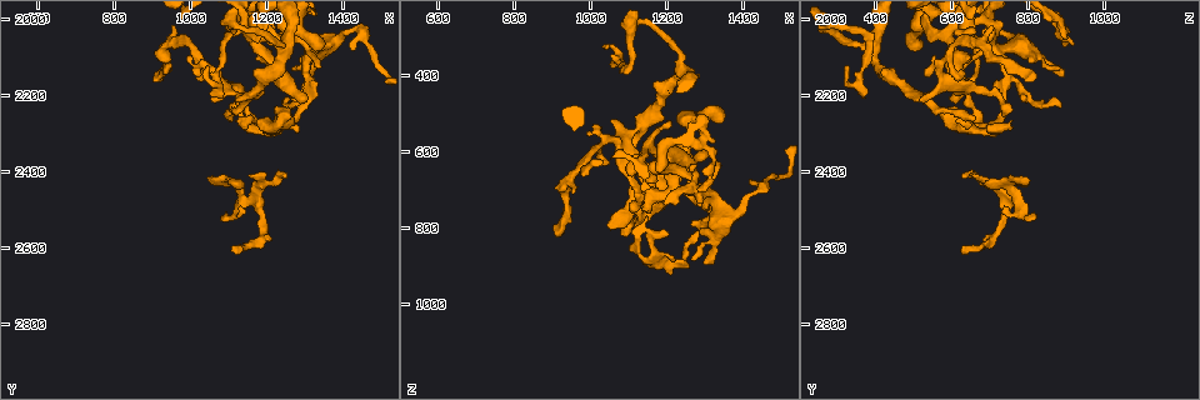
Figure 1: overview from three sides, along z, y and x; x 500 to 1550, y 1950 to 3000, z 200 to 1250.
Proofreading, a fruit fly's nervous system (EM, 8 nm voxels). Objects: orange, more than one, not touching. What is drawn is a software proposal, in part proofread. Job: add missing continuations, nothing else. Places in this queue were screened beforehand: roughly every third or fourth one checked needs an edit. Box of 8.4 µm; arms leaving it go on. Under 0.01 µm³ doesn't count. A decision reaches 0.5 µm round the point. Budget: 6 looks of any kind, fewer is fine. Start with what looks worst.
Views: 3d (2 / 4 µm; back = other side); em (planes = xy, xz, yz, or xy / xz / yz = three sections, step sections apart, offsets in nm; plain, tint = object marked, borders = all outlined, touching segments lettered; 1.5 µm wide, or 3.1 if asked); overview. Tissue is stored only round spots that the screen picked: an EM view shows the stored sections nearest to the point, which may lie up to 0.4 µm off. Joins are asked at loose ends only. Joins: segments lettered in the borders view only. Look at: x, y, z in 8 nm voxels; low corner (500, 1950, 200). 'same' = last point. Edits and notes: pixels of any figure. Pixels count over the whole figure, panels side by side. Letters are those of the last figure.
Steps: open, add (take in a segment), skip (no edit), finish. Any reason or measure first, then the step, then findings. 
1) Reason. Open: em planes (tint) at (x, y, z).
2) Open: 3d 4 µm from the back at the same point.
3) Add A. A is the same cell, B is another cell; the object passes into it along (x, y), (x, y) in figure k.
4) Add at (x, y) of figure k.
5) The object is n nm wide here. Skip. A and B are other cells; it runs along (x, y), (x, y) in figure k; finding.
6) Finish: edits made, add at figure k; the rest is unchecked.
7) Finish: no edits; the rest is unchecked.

An open end. Open: 3d 4 µm at (1345, 2125, 630).

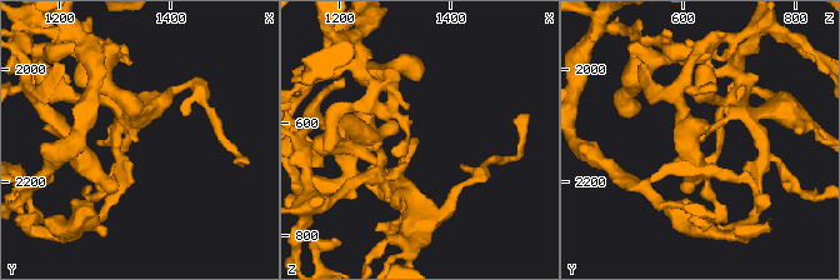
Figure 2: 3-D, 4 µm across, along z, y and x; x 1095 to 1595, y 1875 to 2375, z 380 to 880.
Need the tissue. Open: em yz step 8 (borders) at (1345, 2130, 630).

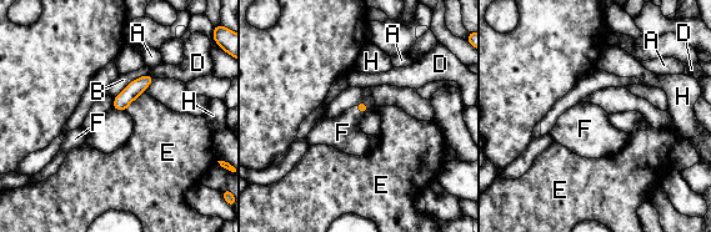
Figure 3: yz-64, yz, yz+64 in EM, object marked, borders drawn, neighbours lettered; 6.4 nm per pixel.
Another direction. Open: em planes (borders) at the same point.

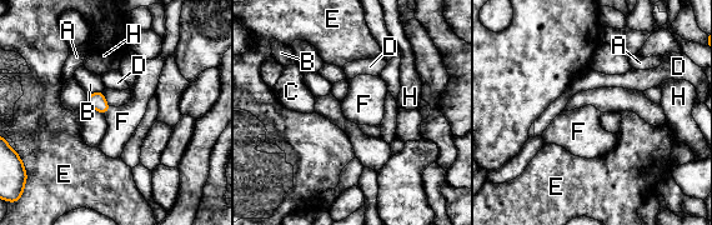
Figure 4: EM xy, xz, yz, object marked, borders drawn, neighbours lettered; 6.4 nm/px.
Add F. F is the same cell, A, B, C, D, E and H are other cells; the object passes into it along (96, 100), (108, 110), (123, 121) in figure 4; the neuron continues.

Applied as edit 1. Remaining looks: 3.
Redraw. Open: overview.

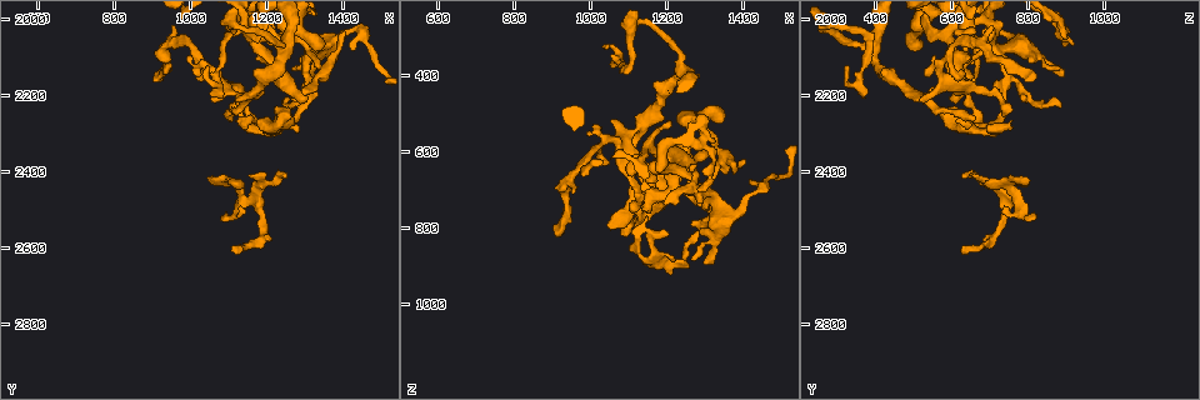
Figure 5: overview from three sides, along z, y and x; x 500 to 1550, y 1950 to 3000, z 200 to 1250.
Branch stops here. Open: em planes (borders) at (1090, 2515, 820).

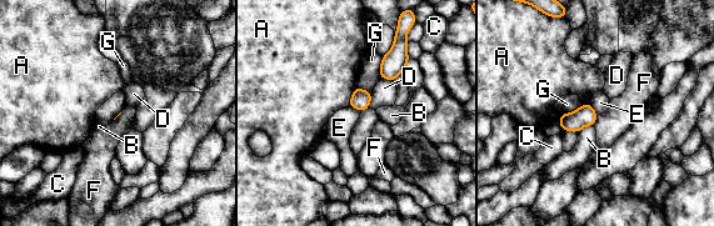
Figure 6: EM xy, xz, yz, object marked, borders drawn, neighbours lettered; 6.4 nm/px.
Skip. A, B, C, D, E, F and G are other cells; none of them fits.

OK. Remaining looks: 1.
Finish: edits made, add at figure 4; the rest is unchecked.

